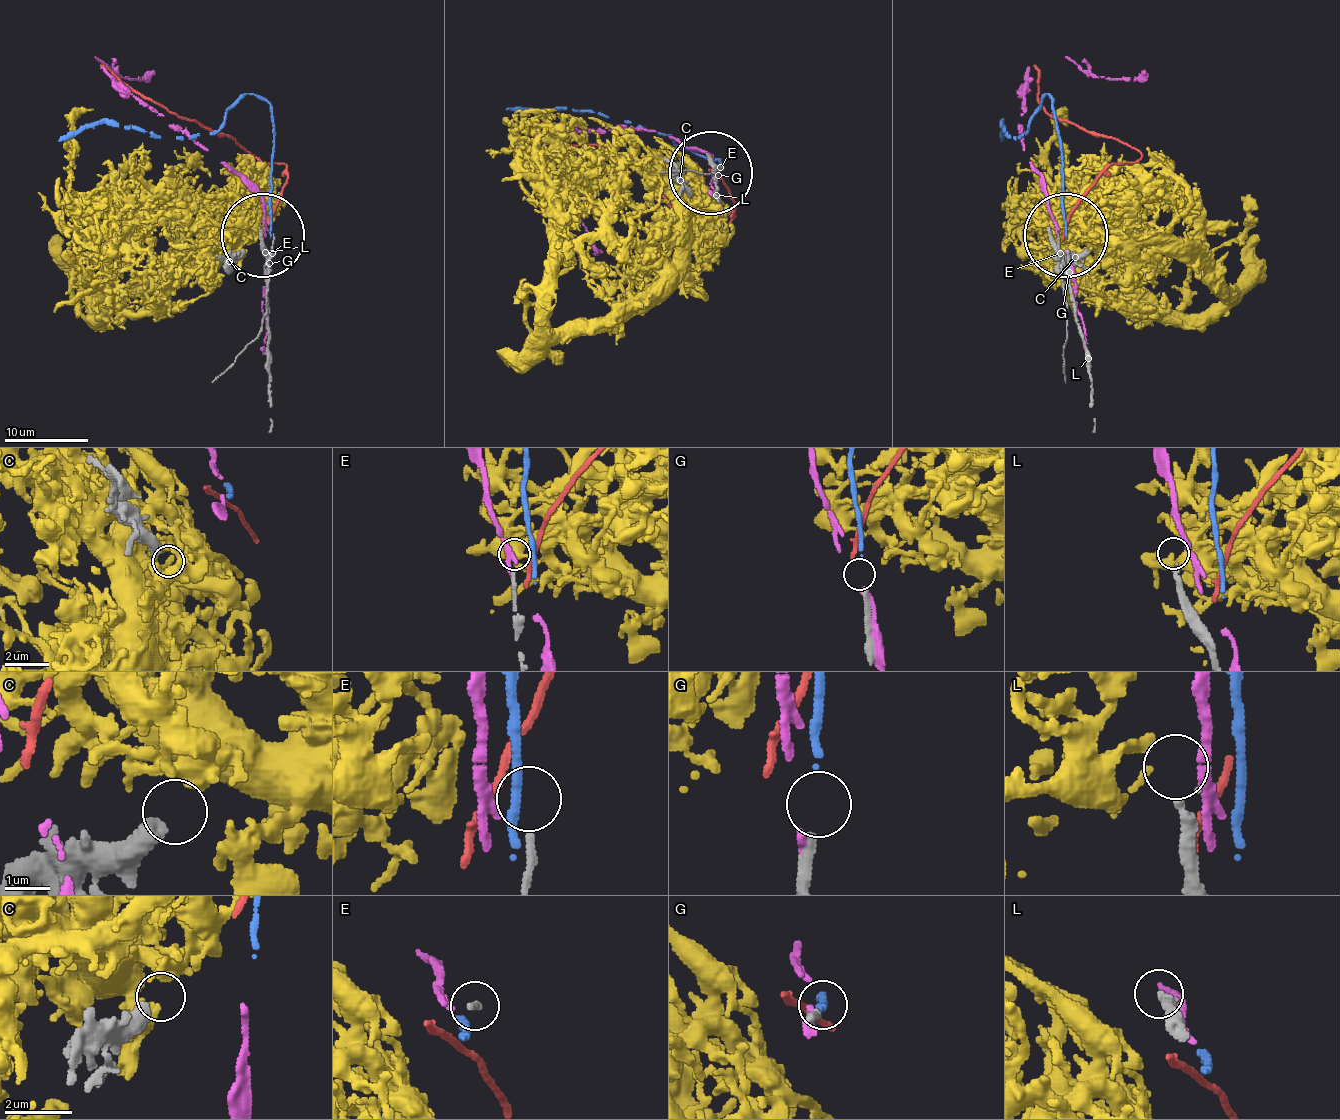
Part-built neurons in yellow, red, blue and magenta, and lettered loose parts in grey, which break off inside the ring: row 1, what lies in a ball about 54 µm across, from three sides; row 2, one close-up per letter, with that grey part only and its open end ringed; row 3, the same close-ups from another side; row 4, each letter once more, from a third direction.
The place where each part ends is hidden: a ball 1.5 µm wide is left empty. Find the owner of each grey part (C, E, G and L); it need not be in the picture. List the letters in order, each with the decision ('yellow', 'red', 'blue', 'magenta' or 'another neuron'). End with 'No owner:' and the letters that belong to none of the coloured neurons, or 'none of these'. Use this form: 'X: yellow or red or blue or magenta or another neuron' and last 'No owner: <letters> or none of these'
C: yellow
E: another neuron
G: blue
L: another neuron
No owner: E, L

